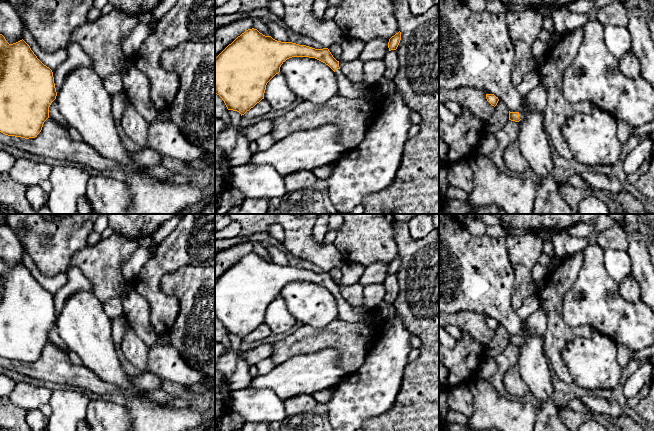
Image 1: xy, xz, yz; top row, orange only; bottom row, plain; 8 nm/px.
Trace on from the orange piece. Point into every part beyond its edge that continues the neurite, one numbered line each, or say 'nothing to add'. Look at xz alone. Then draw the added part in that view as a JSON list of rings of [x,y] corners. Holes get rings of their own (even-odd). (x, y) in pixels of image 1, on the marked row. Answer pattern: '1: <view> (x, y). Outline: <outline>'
1: xz (346, 88). Outline: [[[340,69],[335,70],[335,74],[338,82],[338,95],[350,99],[376,95],[373,92],[374,83],[364,81],[352,83]]]

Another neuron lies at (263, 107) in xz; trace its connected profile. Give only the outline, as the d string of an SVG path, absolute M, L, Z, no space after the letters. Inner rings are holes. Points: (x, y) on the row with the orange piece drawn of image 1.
M262 99L253 108L251 108L244 115L242 115L242 117L246 119L253 119L255 117L265 115L269 113L270 111L272 111L271 106L265 99Z

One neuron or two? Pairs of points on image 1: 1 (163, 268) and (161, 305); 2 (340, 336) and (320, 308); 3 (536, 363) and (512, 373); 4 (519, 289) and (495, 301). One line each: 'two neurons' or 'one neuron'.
1: one neuron
2: two neurons
3: two neurons
4: two neurons

